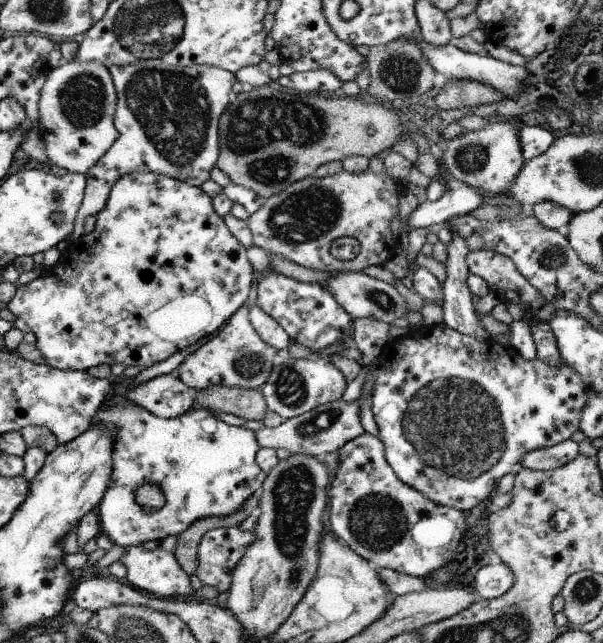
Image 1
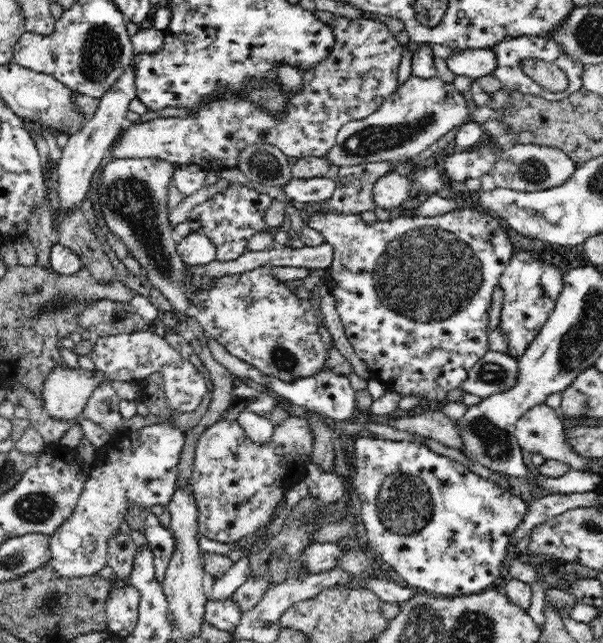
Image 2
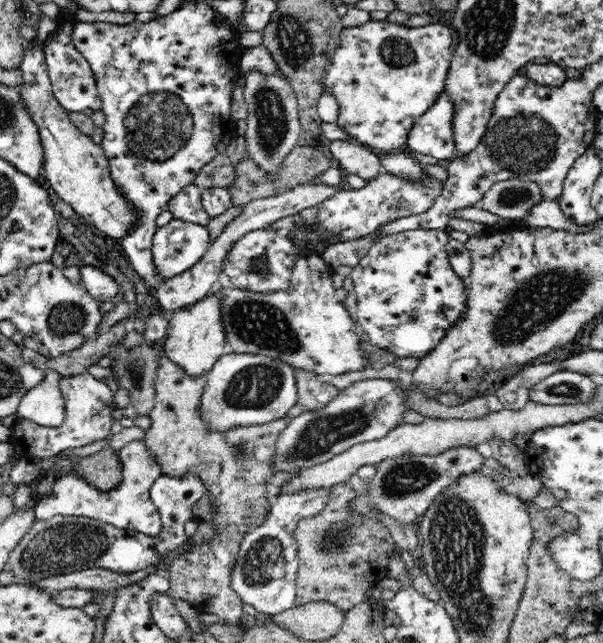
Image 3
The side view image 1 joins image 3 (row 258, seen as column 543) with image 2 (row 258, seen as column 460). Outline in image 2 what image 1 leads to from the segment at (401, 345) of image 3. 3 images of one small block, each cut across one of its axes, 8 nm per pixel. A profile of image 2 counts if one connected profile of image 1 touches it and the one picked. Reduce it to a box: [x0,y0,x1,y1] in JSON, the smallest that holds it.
[306,208,512,406]

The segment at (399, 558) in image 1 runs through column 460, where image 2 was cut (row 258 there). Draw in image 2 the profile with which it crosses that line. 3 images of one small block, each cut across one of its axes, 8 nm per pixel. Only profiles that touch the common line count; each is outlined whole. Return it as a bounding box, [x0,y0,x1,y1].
[498,250,563,359]

